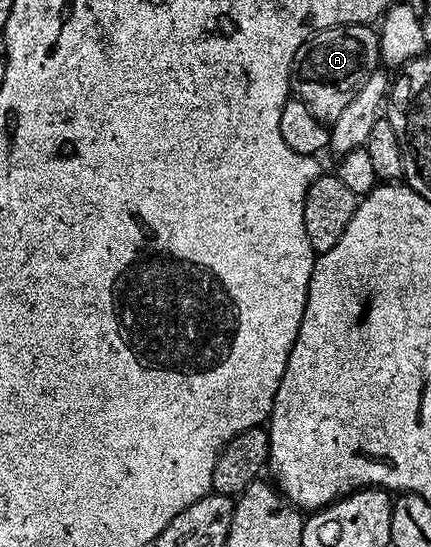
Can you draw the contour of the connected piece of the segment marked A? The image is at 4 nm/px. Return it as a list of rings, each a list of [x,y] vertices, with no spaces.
[[[358,24],[355,26],[332,26],[326,30],[321,30],[318,34],[312,34],[307,41],[295,52],[295,60],[291,64],[289,73],[289,89],[292,97],[298,98],[320,122],[331,124],[341,113],[351,100],[355,100],[355,92],[367,80],[367,76],[378,69],[381,44],[379,34],[372,25]]]

